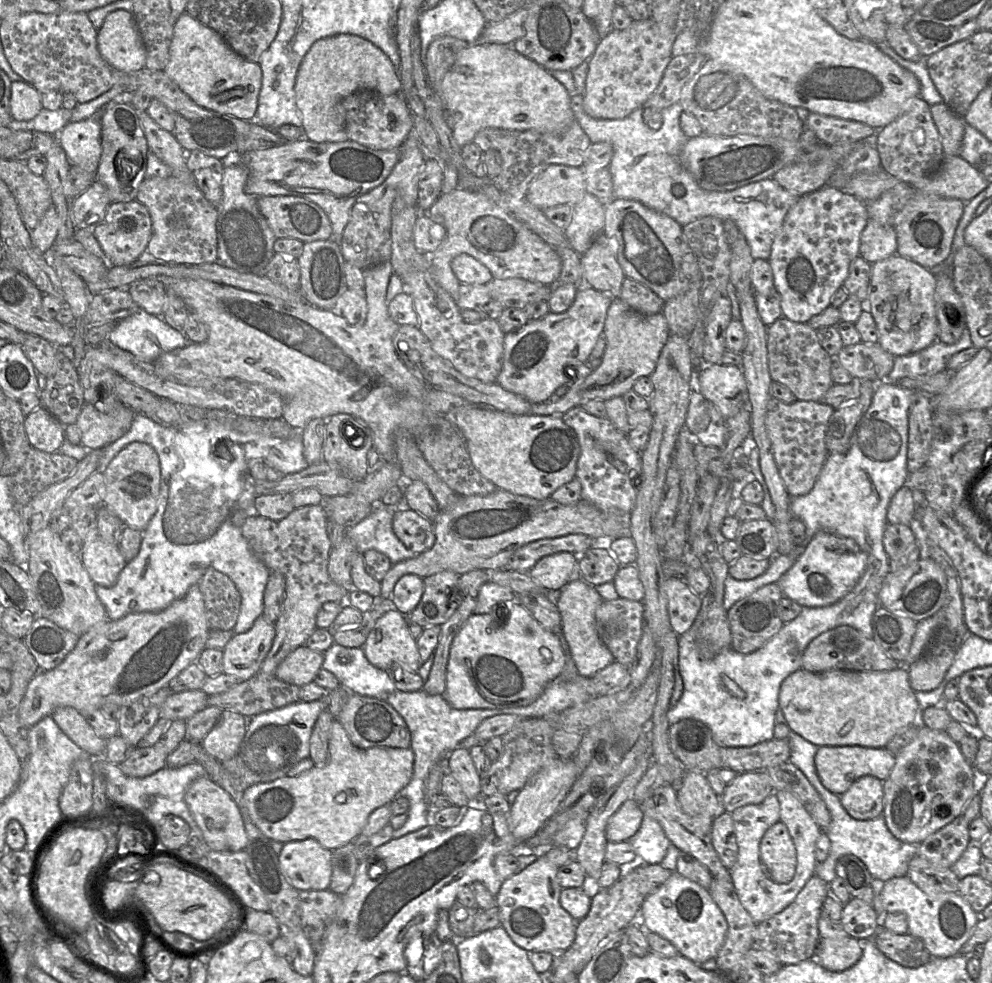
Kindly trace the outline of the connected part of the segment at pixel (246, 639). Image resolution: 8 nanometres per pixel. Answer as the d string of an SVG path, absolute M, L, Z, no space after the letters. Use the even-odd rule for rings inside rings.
M261 615L249 630L234 634L222 650L222 672L241 681L256 675L272 646L275 632L275 623Z

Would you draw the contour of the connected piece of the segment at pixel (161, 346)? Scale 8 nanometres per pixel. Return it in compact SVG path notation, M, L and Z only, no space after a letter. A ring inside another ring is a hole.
M143 309L119 321L108 335L107 342L151 363L162 354L190 343L183 333L168 325L162 317L148 314Z

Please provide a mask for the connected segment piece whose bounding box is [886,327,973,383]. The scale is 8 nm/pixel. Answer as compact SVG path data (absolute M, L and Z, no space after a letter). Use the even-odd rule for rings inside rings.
M966 327L960 339L954 344L945 344L936 340L920 351L894 357L894 364L887 378L890 383L897 383L904 377L916 377L934 374L947 369L948 359L955 353L973 347L970 331Z

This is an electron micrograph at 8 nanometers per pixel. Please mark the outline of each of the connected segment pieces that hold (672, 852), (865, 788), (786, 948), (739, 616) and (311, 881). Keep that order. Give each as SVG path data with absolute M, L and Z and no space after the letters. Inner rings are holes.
M643 813L639 829L626 841L634 847L640 862L660 864L671 872L676 871L676 862L680 851L671 844L655 819Z
M874 776L858 778L838 796L843 808L856 820L875 819L883 813L883 781Z
M813 875L786 909L756 926L753 948L759 948L772 955L782 966L815 960L819 942L818 920L823 903L829 894L829 883Z
M776 583L766 584L752 594L735 602L728 610L731 630L731 648L742 654L751 653L762 647L783 626L784 622L778 615L778 604L783 592Z
M313 838L290 841L283 844L278 861L296 890L326 890L332 874L331 851Z

